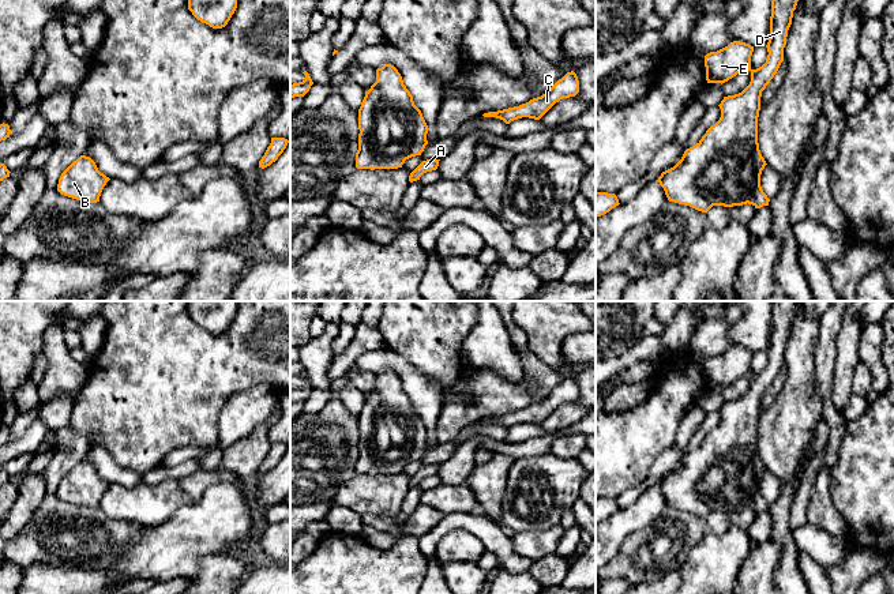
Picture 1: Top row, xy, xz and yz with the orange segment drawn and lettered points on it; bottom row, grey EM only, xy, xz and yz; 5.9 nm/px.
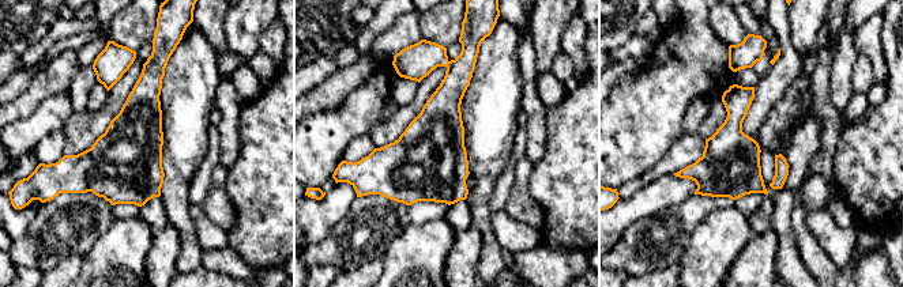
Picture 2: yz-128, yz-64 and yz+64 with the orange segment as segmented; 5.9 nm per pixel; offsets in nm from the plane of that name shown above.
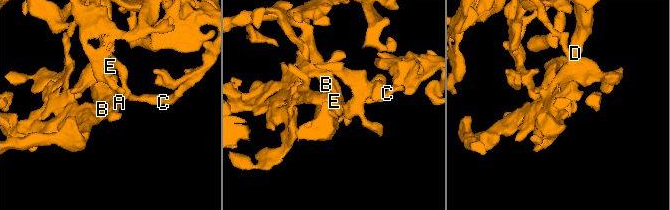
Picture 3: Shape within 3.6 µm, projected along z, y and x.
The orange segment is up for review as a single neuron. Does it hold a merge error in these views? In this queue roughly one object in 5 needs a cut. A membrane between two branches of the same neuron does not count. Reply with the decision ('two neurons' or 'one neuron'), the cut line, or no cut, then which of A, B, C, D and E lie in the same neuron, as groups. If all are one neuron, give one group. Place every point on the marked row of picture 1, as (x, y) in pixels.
one neuron; cut none; groups A B C D E

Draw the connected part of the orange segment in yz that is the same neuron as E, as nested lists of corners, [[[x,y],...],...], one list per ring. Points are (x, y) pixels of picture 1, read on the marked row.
[[[771,0],[770,38],[766,45],[769,54],[762,67],[751,68],[754,46],[740,41],[733,41],[728,46],[705,56],[707,83],[722,84],[745,71],[751,72],[751,82],[741,93],[724,97],[718,105],[721,109],[720,120],[706,131],[695,146],[684,151],[673,168],[661,173],[657,181],[664,188],[669,202],[690,206],[702,213],[707,213],[713,206],[733,207],[747,203],[755,208],[769,206],[770,199],[760,187],[760,174],[767,165],[758,143],[760,97],[784,61],[784,48],[797,1]]]

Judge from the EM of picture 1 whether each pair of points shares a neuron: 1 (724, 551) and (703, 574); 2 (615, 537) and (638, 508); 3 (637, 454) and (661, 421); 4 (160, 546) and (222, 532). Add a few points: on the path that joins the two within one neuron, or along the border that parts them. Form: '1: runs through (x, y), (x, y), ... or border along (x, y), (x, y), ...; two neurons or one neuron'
1: runs through (720, 556), (709, 568); one neuron
2: runs through (618, 530), (633, 515); one neuron
3: runs through (637, 446), (653, 429); one neuron
4: runs through (175, 546), (194, 532), (207, 532); one neuron

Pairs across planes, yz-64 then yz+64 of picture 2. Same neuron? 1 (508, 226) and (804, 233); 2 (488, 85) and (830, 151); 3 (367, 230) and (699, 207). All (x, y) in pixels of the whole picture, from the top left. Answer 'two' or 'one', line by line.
1: two
2: two
3: one

